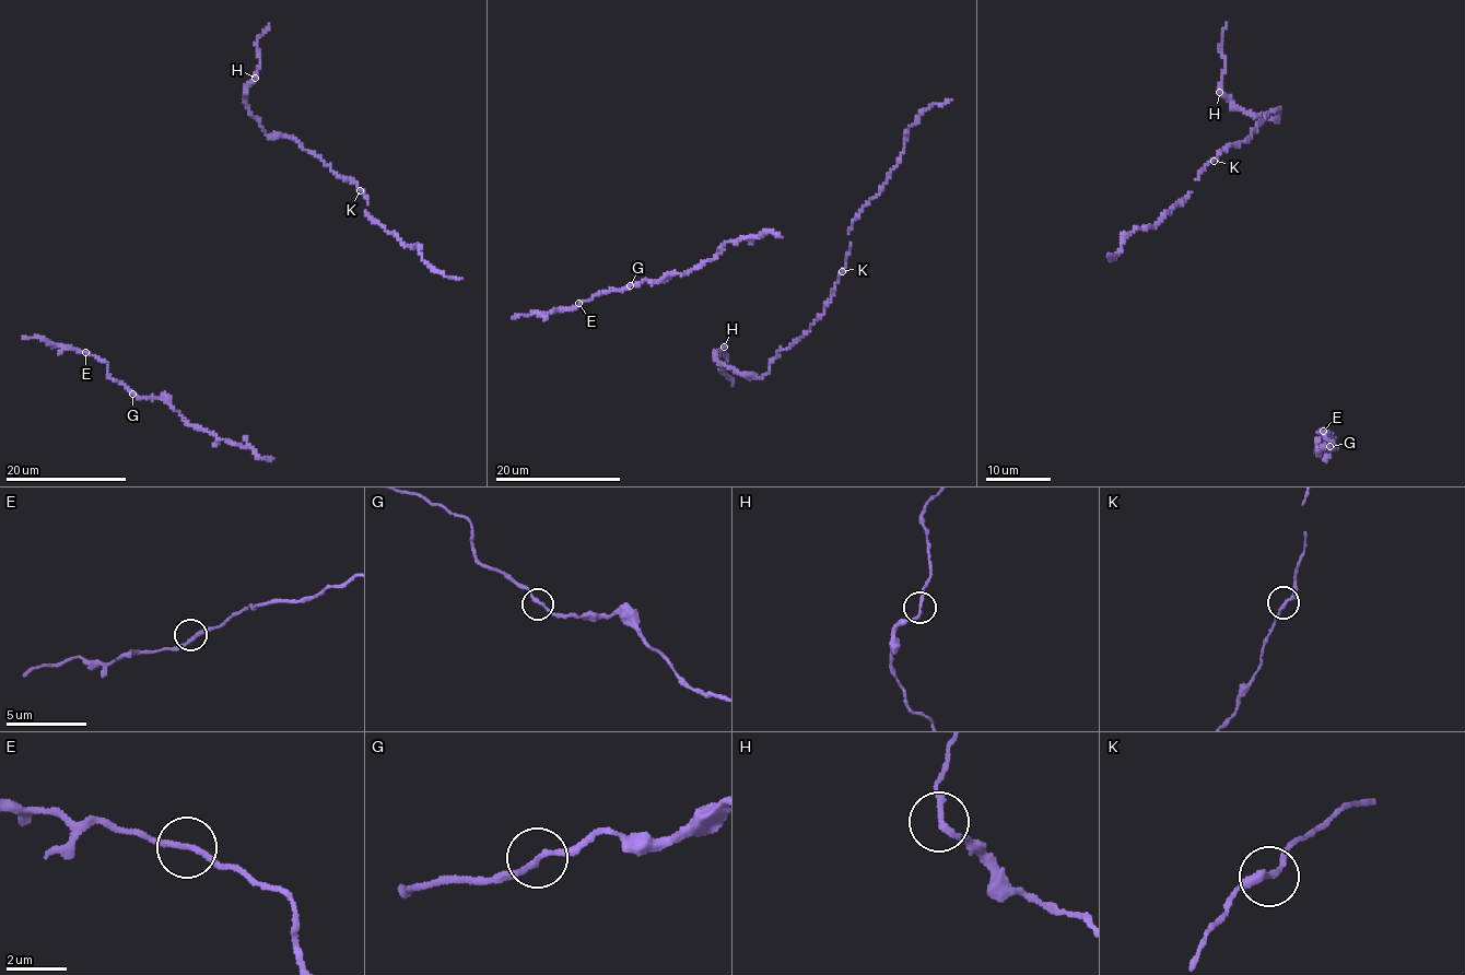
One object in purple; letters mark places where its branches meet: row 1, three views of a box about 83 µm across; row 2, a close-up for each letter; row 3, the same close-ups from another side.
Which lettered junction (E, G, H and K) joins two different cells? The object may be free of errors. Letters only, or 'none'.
none

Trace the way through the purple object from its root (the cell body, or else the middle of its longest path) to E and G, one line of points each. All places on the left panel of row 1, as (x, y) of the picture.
E: (246, 436), (246, 446), (242, 447), (190, 425), (164, 400), (137, 397), (109, 376), (104, 361), (85, 352)
G: (246, 436), (245, 447), (230, 443), (190, 425), (164, 400), (132, 394)

